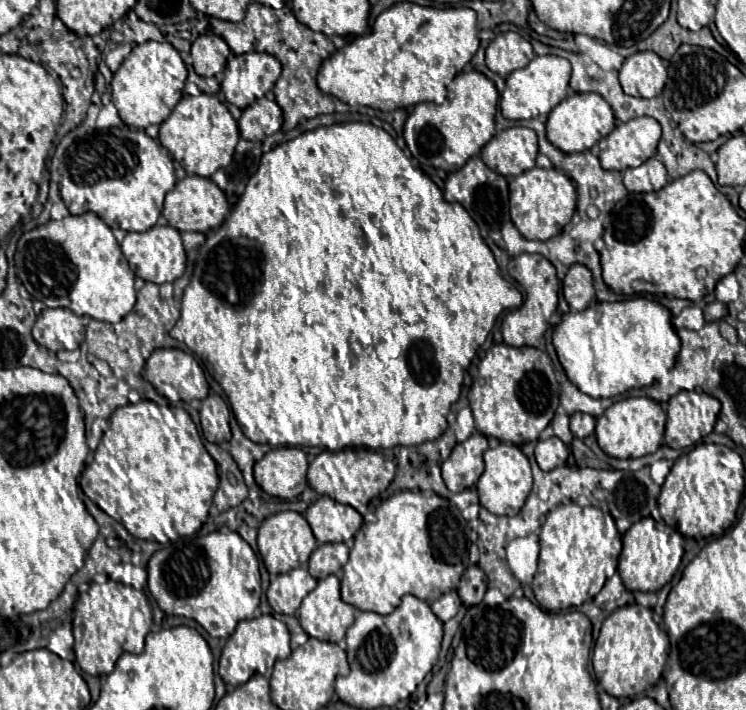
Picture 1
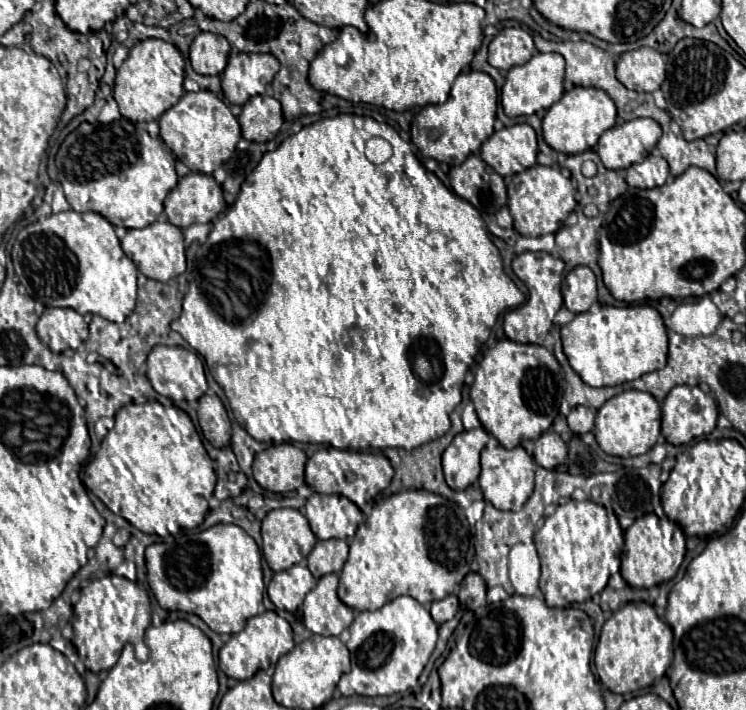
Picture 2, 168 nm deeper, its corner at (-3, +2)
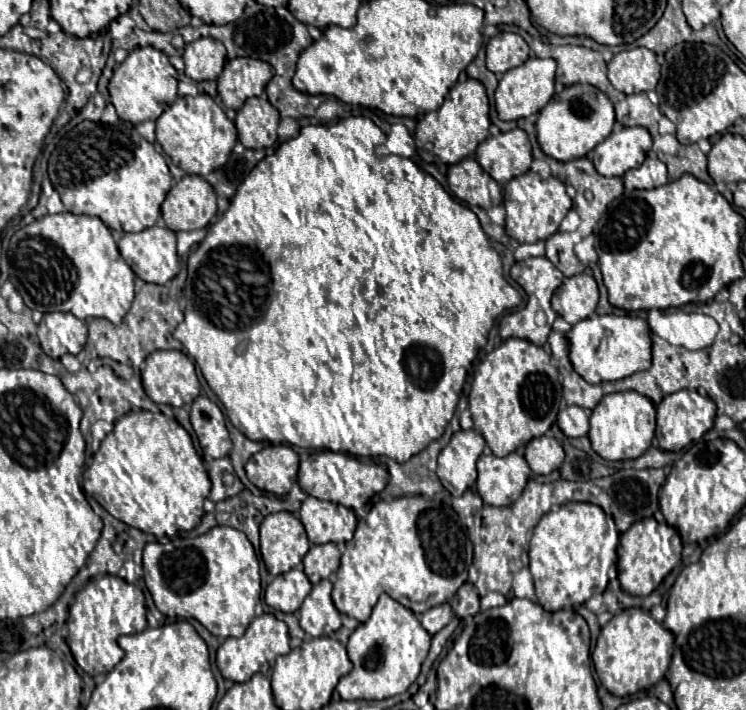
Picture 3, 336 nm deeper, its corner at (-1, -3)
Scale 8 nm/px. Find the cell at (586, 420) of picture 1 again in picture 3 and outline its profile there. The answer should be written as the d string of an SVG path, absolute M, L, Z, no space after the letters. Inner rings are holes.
M567 406L559 412L557 424L569 438L585 436L589 432L589 412L579 406Z

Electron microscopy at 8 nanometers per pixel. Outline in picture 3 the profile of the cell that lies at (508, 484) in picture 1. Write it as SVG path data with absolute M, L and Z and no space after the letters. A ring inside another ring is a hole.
M517 452L509 456L481 456L477 460L477 492L489 506L511 506L523 494L529 480L529 464Z

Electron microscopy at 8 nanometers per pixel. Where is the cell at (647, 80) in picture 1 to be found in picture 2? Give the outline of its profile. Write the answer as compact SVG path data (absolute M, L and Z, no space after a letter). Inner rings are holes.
M651 47L621 53L617 61L617 79L633 91L655 91L665 80L664 55Z

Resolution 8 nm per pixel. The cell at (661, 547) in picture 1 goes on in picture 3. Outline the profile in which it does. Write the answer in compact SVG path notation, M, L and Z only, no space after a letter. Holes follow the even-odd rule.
M643 518L621 534L617 556L621 588L633 596L649 596L661 584L661 580L681 562L681 538L666 520L659 523L655 518Z

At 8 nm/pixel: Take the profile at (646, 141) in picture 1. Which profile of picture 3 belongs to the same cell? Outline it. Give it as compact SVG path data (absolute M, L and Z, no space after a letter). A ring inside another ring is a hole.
M643 126L621 128L609 134L591 152L591 160L603 176L623 176L633 166L641 166L647 152L651 150L651 134Z

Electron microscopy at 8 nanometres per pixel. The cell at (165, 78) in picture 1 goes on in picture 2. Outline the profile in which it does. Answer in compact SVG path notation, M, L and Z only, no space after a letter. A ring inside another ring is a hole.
M145 39L129 51L129 57L117 69L113 97L123 117L133 123L159 119L183 95L183 57L173 43L163 39Z

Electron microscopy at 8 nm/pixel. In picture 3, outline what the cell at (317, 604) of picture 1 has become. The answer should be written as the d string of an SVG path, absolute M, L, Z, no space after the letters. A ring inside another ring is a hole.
M321 580L313 586L311 594L299 608L301 628L309 636L333 636L343 624L341 614L331 600L333 584L329 580Z

